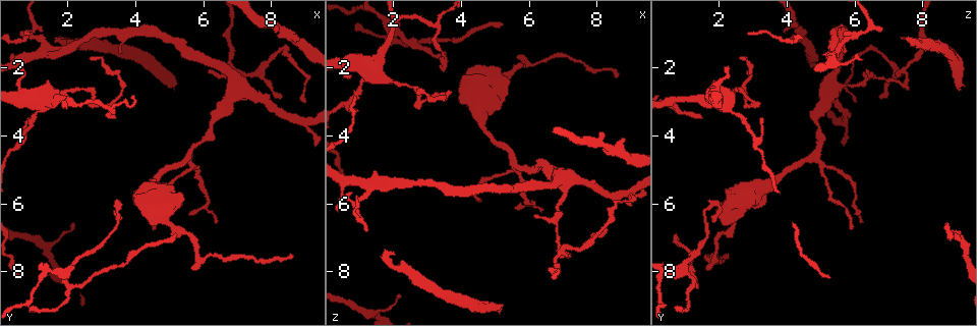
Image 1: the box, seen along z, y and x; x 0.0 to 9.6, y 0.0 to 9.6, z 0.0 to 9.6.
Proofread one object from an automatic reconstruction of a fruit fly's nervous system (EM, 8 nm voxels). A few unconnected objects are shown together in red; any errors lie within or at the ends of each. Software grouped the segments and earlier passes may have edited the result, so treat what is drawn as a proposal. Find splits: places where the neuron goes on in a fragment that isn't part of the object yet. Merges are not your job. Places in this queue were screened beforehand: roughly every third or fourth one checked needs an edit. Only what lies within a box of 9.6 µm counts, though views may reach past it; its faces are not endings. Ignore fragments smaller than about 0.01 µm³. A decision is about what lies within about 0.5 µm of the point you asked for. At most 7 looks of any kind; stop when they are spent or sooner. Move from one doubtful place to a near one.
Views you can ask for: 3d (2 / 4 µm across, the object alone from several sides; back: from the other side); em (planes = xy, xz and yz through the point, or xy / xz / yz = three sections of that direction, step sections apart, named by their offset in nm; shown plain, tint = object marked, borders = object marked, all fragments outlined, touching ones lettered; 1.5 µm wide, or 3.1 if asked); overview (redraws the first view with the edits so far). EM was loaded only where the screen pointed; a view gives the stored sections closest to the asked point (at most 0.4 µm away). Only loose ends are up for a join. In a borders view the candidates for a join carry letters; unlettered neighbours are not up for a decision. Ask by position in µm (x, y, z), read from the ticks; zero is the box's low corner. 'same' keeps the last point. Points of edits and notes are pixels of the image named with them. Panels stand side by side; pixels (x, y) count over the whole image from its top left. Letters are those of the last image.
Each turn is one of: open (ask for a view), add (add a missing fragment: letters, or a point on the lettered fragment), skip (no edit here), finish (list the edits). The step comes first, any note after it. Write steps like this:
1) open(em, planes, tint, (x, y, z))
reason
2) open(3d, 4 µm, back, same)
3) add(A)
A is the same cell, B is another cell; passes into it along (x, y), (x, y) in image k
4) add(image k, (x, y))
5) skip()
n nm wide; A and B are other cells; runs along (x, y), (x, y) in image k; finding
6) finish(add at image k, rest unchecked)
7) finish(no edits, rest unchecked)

open(em, planes, borders, (1.75, 1.15, 7.40))
free end

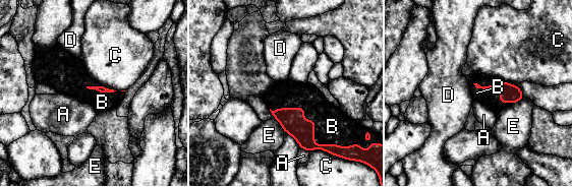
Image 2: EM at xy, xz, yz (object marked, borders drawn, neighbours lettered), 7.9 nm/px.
add(B)
B touches over 550 nm; B is the same cell, A, C, D and E are other cells; it goes on there

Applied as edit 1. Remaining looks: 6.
open(overview)
redraw

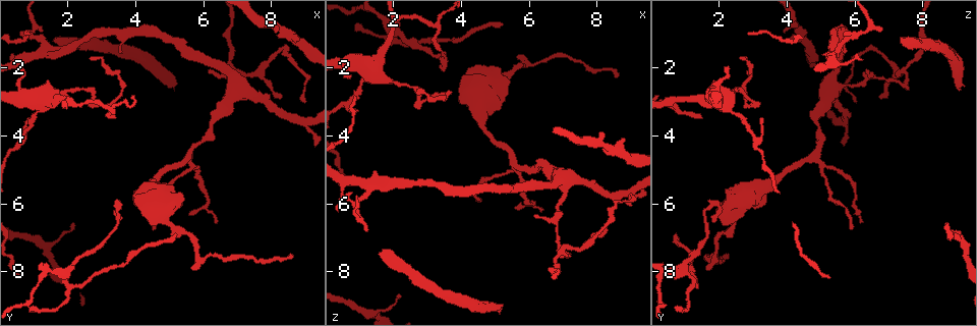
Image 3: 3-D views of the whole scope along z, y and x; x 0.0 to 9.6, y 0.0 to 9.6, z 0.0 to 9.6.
open(3d, 4 µm, (8.30, 2.85, 6.75))

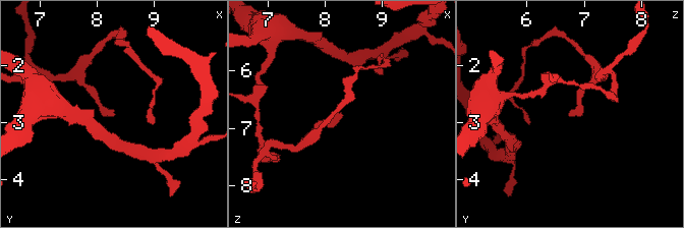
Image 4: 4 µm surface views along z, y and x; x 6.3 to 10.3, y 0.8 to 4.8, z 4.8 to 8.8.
open(em, xz, step 8, tint, (8.35, 2.85, 6.80))

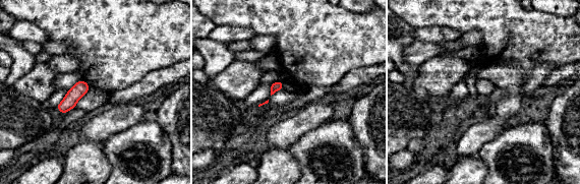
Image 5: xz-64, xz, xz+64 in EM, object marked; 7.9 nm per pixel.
open(em, xz, step 8, borders, same)
see the neighbours

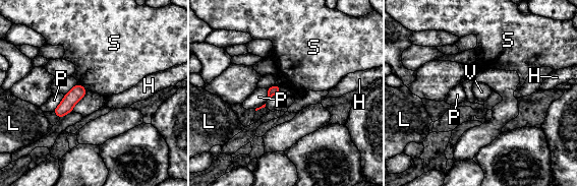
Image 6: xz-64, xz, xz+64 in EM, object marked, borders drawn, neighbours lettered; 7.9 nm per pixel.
skip()
H, L, P, S and V are other cells; none of them fits

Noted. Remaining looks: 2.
finish(add at image 2, rest unchecked)

